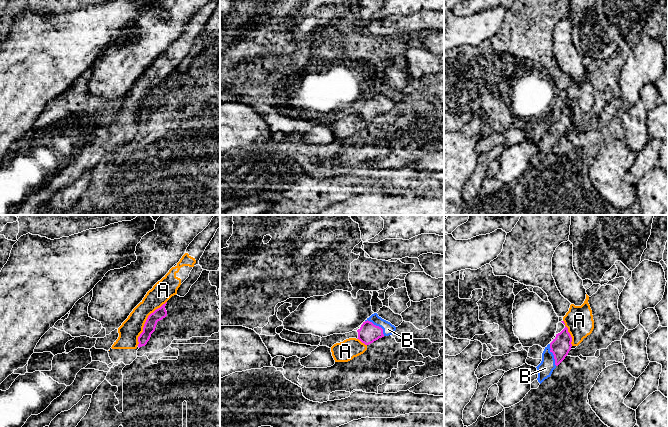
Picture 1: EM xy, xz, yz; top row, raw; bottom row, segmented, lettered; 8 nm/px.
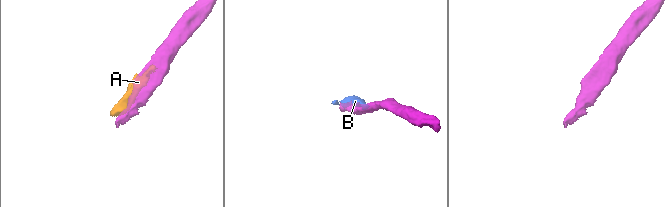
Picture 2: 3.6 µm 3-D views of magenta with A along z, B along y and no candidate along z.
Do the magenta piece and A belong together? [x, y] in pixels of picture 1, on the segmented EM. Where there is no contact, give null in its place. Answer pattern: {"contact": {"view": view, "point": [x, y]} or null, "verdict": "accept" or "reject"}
{"contact": {"view": "xy", "point": [145, 322]}, "verdict": "reject"}

